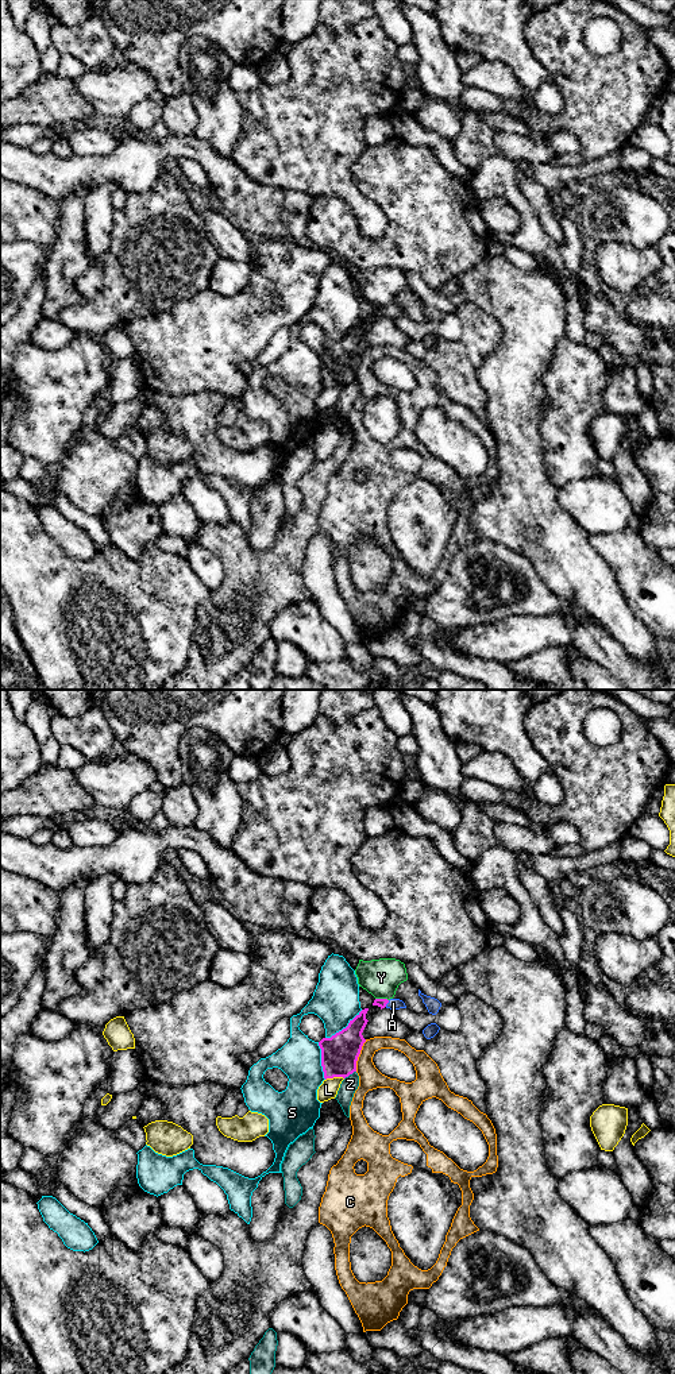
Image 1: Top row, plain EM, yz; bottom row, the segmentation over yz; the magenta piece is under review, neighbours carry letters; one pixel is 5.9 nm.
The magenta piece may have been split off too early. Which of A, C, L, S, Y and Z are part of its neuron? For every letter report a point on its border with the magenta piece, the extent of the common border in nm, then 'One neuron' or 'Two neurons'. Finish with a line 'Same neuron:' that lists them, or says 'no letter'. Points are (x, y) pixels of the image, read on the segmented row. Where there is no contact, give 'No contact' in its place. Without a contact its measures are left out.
A: Touches magenta at yz (388, 1002). Shared border 50 nm. One neuron
C: Touches magenta at yz (358, 1056). Shared border 200 nm. Two neurons
L: Touches magenta at yz (334, 1076). Shared border 110 nm. Two neurons
S: Touches magenta at yz (343, 1029). Shared border 280 nm. Two neurons
Y: Touches magenta at yz (382, 999). Shared border 80 nm. Two neurons
Z: Touches magenta at yz (350, 1073). Shared border 90 nm. Two neurons
Same neuron: A

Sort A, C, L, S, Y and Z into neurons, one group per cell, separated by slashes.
A / C / L / S / Y / Z

